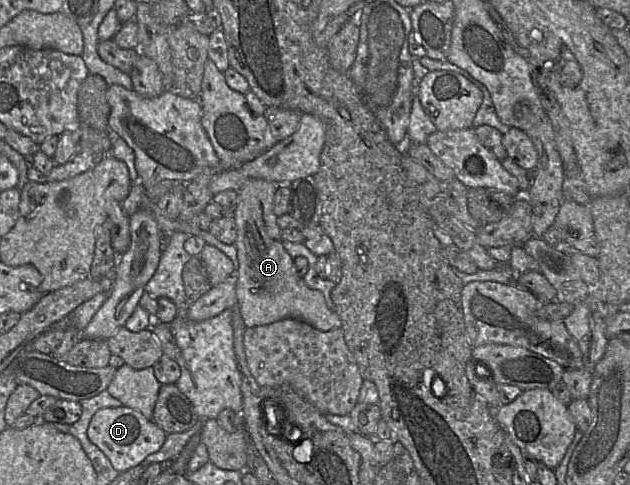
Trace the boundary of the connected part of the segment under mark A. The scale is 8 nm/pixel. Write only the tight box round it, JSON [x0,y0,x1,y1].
[234,178,342,332]

